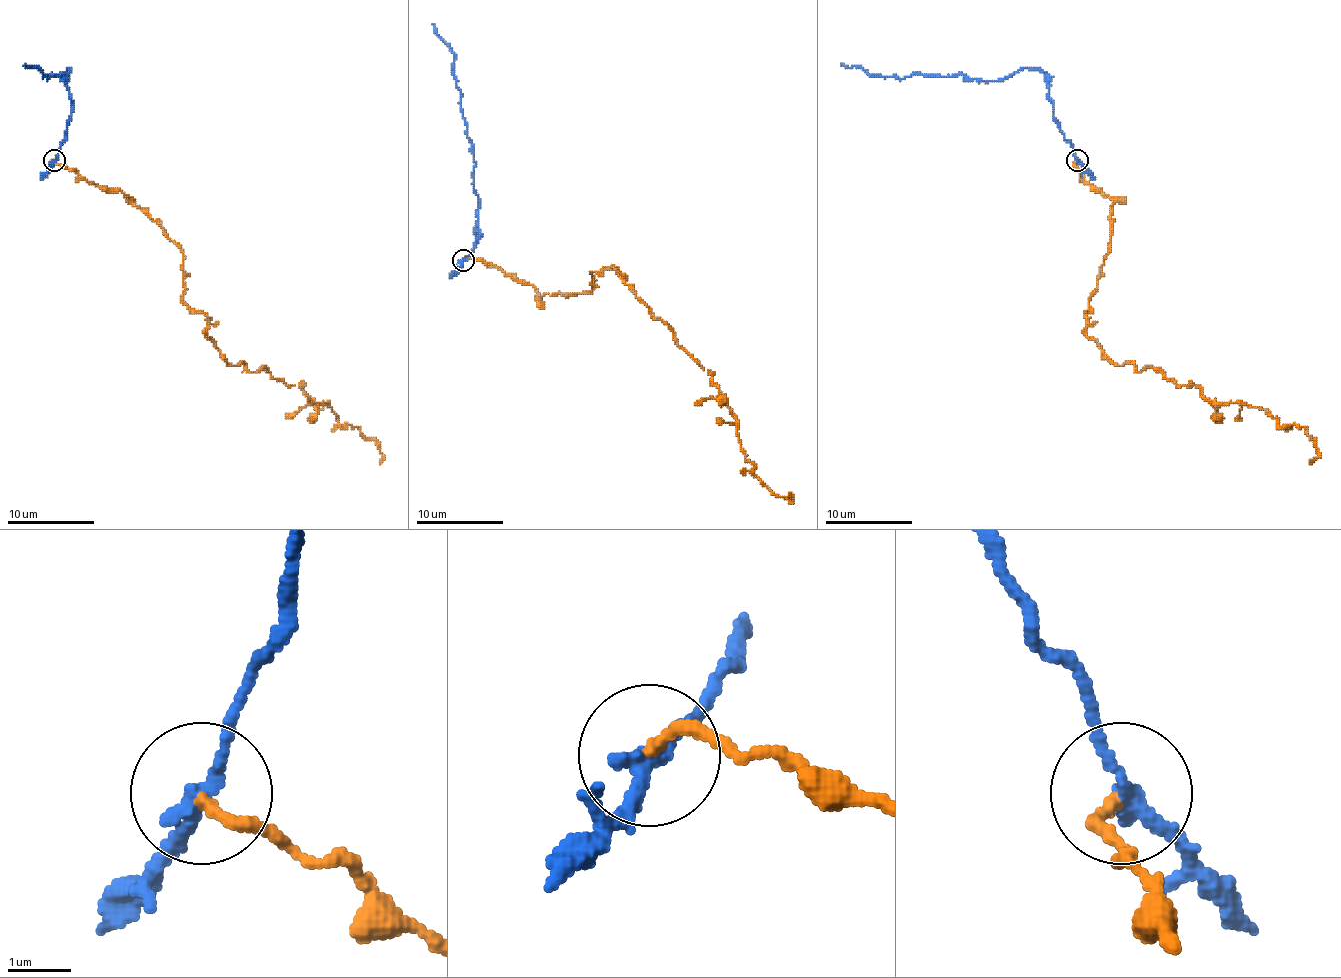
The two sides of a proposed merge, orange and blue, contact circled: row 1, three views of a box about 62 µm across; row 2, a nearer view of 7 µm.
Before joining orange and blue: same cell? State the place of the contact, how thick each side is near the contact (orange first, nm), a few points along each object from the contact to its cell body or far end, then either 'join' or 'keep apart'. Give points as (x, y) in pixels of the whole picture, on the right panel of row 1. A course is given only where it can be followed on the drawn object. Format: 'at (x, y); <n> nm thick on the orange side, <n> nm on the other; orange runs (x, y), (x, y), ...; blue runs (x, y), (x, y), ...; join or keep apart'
at (1077, 160); 180 nm thick on the orange side, 240 nm on the other; orange runs (1077, 160), (1112, 201), (1086, 335), (1114, 363), (1303, 426), (1318, 455), (1309, 464); blue runs (1077, 160), (1053, 116), (1047, 74), (1038, 70), (979, 81), (961, 74), (902, 79), (869, 76), (841, 63); keep apart

